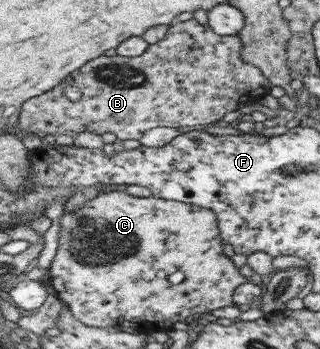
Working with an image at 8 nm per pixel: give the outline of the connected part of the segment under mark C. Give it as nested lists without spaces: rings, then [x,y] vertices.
[[[126,191],[100,192],[86,201],[82,207],[74,211],[66,211],[62,215],[62,229],[60,229],[60,247],[58,254],[50,268],[50,283],[55,294],[63,301],[73,314],[75,319],[86,326],[95,328],[108,328],[118,326],[126,332],[149,333],[150,331],[165,330],[172,327],[174,323],[187,322],[192,317],[209,319],[211,311],[222,309],[223,307],[233,307],[234,291],[236,287],[254,281],[252,278],[244,277],[240,273],[239,267],[232,258],[224,255],[224,245],[222,231],[220,231],[218,214],[210,208],[205,208],[196,204],[184,203],[176,200],[165,200],[152,197],[134,197]]]

